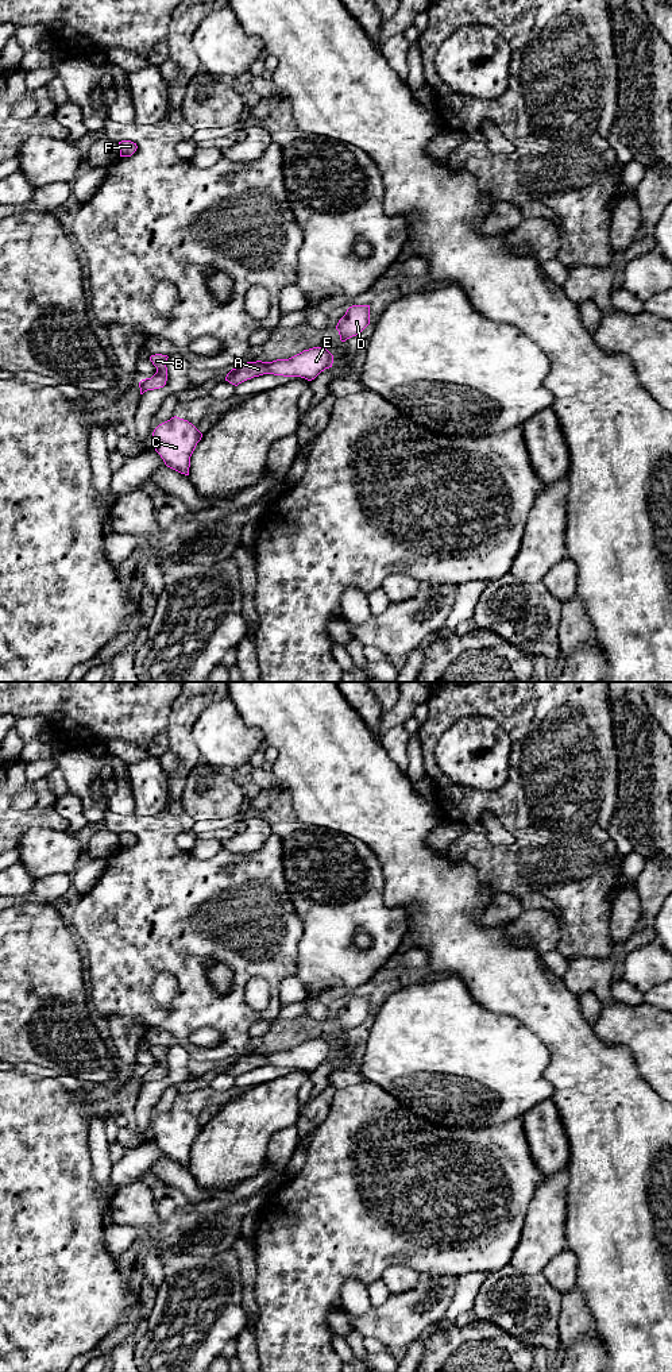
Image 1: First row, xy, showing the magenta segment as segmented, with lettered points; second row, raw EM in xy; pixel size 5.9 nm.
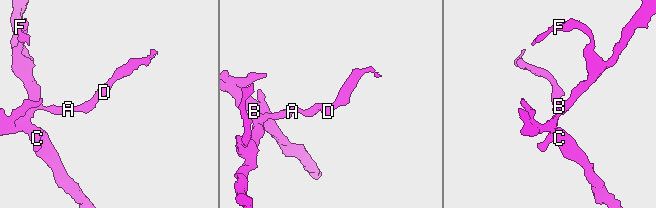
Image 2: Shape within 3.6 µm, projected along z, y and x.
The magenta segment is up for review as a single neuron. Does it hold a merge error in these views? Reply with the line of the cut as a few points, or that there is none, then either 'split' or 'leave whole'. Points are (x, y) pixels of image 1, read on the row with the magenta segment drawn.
no cut | leave whole

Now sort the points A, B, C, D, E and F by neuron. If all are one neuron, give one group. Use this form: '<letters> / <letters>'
A B C D E F

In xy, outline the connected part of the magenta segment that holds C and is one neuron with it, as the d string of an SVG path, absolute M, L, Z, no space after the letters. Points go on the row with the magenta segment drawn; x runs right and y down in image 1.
M177 416L159 424L154 432L155 451L165 465L181 474L189 475L190 456L202 433L188 420Z

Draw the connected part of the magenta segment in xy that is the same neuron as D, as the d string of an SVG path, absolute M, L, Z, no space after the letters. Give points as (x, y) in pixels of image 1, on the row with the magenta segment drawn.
M352 305L345 315L339 320L336 329L340 340L359 335L370 324L370 305Z

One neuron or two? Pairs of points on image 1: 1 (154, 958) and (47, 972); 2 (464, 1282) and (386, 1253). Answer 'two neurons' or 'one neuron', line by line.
1: two neurons
2: two neurons

